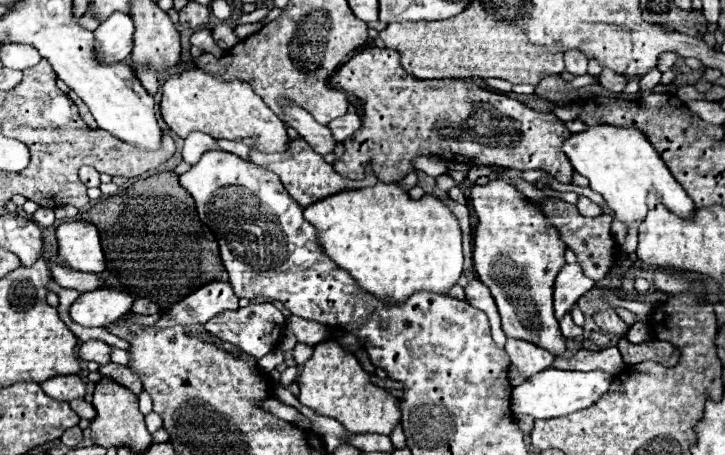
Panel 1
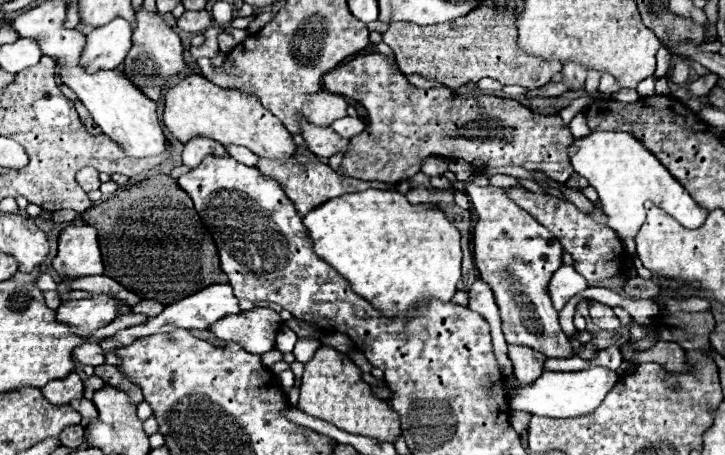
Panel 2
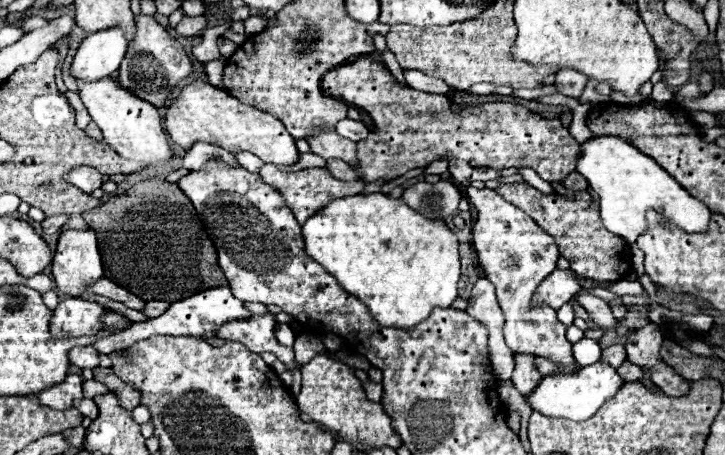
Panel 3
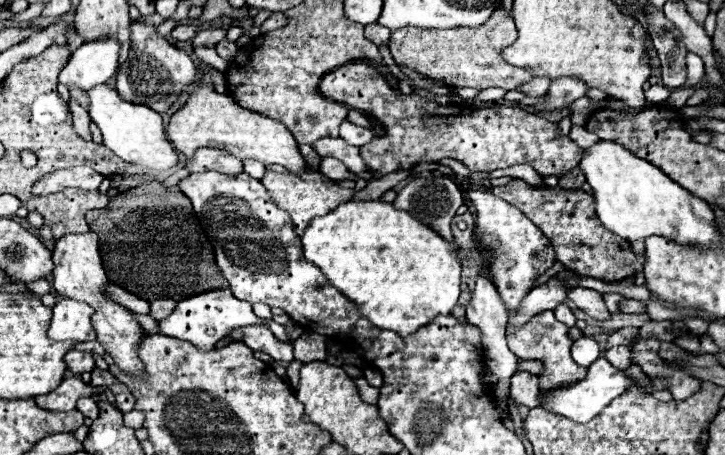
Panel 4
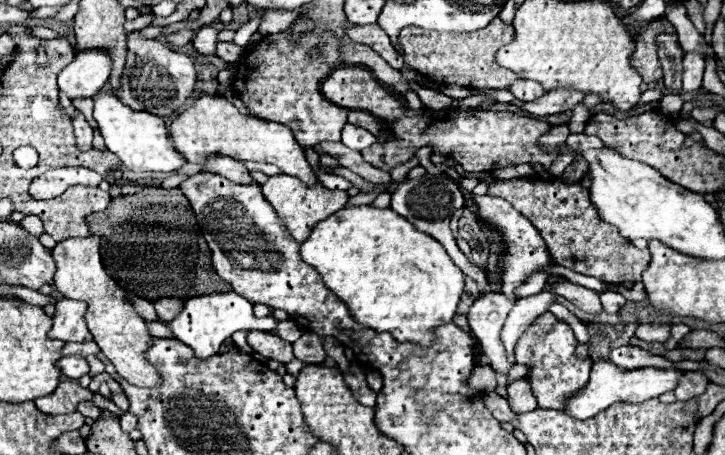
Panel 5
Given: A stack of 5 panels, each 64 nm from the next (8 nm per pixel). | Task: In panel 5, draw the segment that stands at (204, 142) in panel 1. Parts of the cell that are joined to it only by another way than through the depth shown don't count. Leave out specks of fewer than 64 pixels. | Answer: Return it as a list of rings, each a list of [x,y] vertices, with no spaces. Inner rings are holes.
[[[222,154],[206,156],[204,170],[206,172],[214,172],[214,174],[222,174],[224,178],[228,178],[228,180],[232,180],[236,184],[250,184],[250,182],[254,182],[250,178],[248,168],[244,166],[244,162],[234,160],[230,156],[222,156]]]

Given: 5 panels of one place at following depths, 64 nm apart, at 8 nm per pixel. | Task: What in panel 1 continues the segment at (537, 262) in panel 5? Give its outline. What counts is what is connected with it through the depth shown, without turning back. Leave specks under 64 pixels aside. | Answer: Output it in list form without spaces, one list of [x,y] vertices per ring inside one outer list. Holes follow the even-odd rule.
[[[504,170],[498,180],[490,180],[484,186],[472,186],[470,198],[474,212],[478,214],[478,226],[474,232],[474,268],[482,284],[486,284],[498,304],[498,312],[502,316],[502,330],[508,338],[520,338],[526,342],[534,342],[546,348],[552,354],[562,354],[566,350],[566,338],[560,334],[558,320],[554,318],[552,308],[552,292],[554,280],[560,268],[566,264],[564,252],[566,244],[558,236],[558,230],[550,226],[550,218],[542,214],[542,210],[530,202],[526,202],[520,190],[510,184],[512,178],[520,178],[522,170]]]

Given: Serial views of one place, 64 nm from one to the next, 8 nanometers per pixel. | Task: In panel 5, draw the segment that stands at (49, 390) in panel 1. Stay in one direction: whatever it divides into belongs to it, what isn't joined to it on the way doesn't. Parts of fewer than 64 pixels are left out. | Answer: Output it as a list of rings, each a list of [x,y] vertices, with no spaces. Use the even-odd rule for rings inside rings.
[[[64,380],[58,384],[58,388],[44,396],[44,398],[38,398],[34,400],[38,410],[44,412],[44,414],[70,414],[70,412],[76,412],[76,406],[82,402],[82,400],[92,400],[92,392],[88,388],[82,388],[78,384],[78,380]]]

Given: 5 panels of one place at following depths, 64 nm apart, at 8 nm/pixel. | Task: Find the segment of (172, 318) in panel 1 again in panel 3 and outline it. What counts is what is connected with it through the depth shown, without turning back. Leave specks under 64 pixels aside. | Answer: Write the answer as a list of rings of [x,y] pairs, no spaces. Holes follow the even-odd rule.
[[[210,288],[206,292],[200,292],[198,296],[190,296],[186,300],[178,300],[174,302],[162,316],[158,318],[148,318],[146,322],[134,322],[130,328],[120,330],[110,334],[108,338],[102,338],[98,342],[94,342],[92,346],[100,352],[100,354],[112,354],[116,350],[128,348],[132,344],[136,344],[138,340],[146,340],[150,336],[156,334],[166,334],[166,336],[196,336],[196,338],[212,338],[216,336],[218,328],[228,322],[228,320],[244,320],[248,318],[250,312],[246,308],[242,308],[242,302],[238,298],[232,296],[230,288]]]

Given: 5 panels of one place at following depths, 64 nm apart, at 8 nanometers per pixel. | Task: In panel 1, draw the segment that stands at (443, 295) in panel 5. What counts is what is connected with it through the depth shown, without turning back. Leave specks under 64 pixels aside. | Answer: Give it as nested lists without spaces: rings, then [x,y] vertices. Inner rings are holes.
[[[378,182],[376,186],[336,192],[320,202],[310,204],[304,210],[304,218],[316,226],[324,252],[344,270],[348,270],[356,282],[380,300],[394,304],[402,302],[418,290],[448,294],[450,286],[462,274],[462,232],[456,216],[434,194],[426,194],[420,200],[412,200],[398,182]]]

